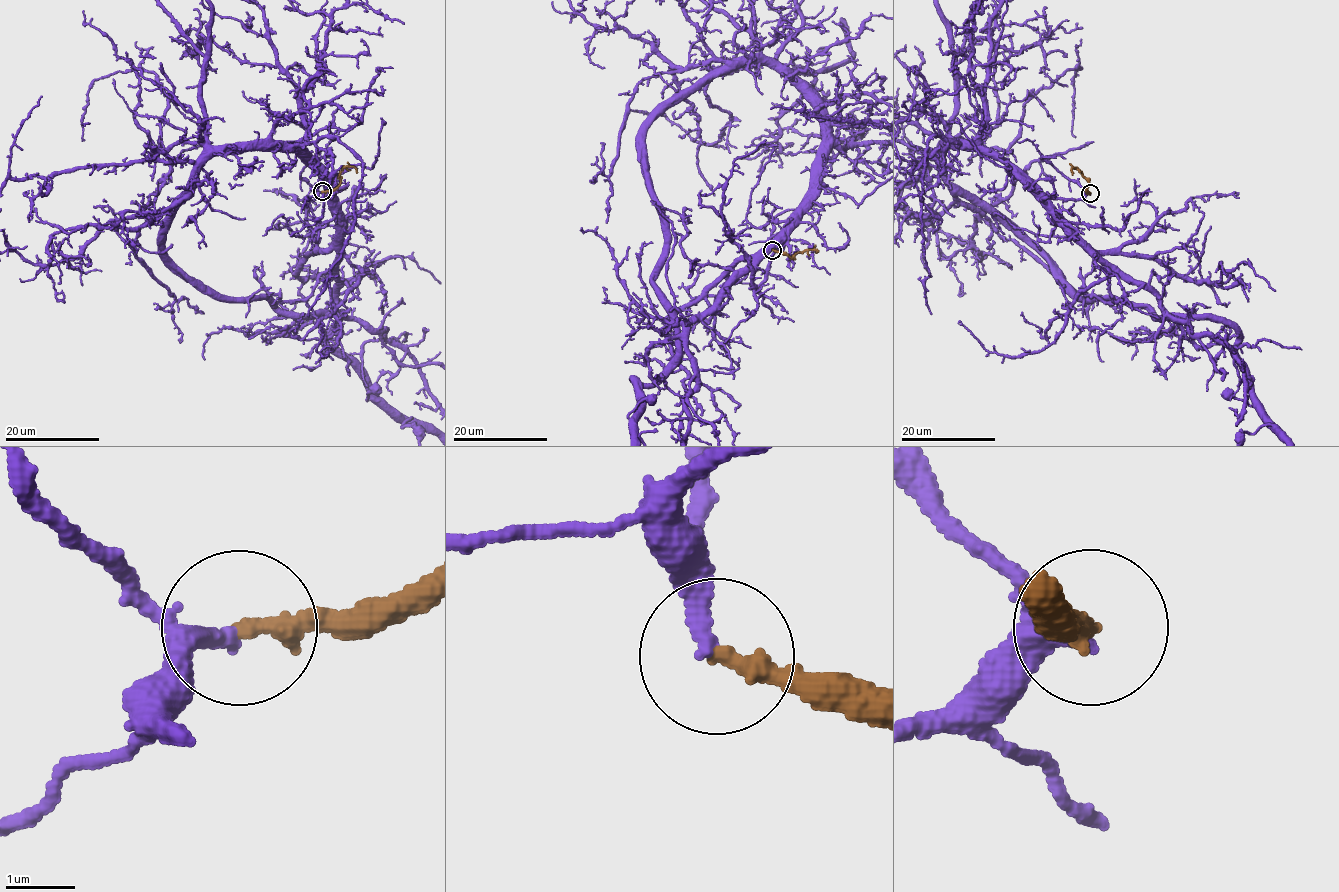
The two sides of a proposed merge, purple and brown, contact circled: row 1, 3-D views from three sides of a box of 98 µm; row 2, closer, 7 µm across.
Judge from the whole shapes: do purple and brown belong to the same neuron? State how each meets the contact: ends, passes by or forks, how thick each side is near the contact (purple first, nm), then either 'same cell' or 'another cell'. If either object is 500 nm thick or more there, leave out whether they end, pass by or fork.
purple ends; brown ends; calibres 240 and 280 nm; same cell

